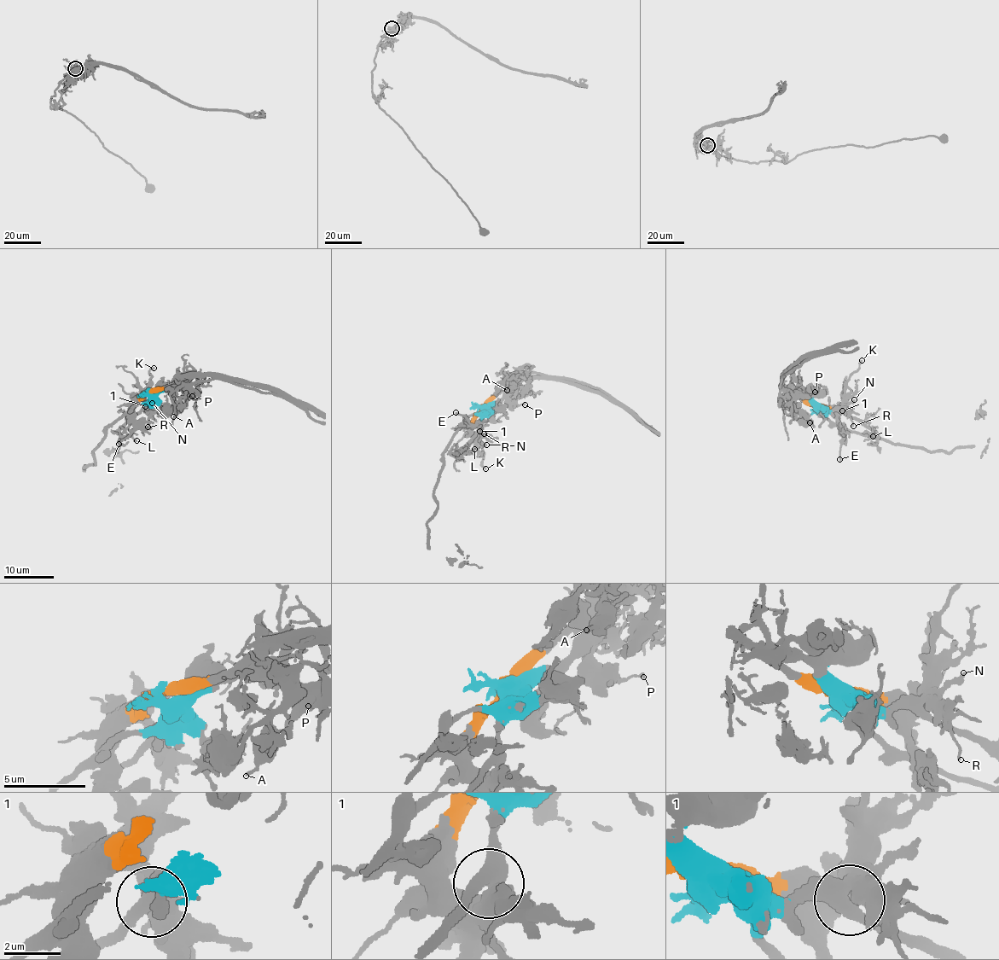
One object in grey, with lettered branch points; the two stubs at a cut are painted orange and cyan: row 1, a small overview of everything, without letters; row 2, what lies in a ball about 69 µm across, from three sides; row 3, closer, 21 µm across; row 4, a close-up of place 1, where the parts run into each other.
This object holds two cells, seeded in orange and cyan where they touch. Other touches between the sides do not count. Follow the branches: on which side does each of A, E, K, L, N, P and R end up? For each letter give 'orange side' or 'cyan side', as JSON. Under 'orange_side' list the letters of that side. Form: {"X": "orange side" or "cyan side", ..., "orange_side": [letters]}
{"A": "cyan side", "E": "orange side", "K": "orange side", "L": "cyan side", "N": "orange side", "P": "cyan side", "R": "orange side", "orange_side": ["E", "K", "N", "R"]}

